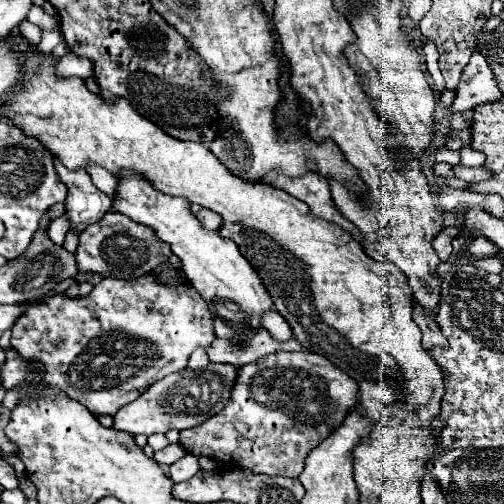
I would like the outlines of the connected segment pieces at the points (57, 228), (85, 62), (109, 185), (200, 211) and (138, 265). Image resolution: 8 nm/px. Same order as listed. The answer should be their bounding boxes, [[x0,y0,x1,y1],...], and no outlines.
[[48,213,70,245],[56,52,92,78],[86,164,118,200],[190,204,222,230],[76,210,170,280]]

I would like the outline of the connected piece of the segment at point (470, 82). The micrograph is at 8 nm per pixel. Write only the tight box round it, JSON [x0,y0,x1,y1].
[452,52,500,112]

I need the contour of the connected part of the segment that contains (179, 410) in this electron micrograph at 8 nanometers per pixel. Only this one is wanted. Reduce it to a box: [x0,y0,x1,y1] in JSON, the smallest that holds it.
[114,364,236,434]

